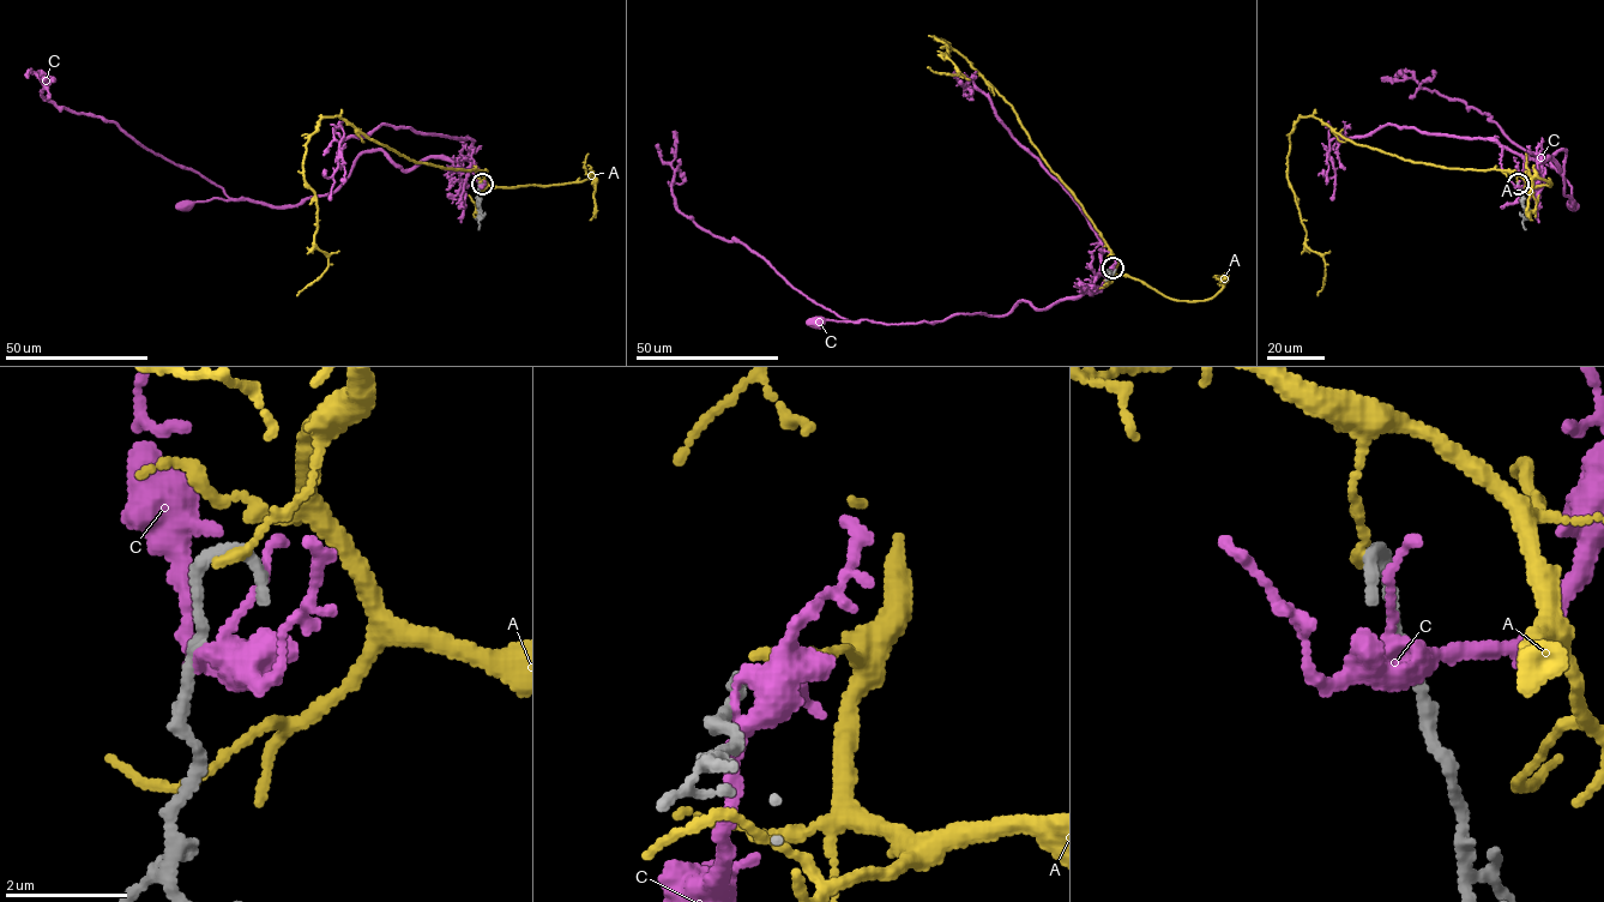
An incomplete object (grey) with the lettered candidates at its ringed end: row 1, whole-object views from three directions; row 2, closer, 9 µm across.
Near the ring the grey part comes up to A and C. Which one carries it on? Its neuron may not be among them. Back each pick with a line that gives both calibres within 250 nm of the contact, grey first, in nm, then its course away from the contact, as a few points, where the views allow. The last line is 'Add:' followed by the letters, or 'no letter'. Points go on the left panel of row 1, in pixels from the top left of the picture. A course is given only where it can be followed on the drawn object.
Add: no letter

